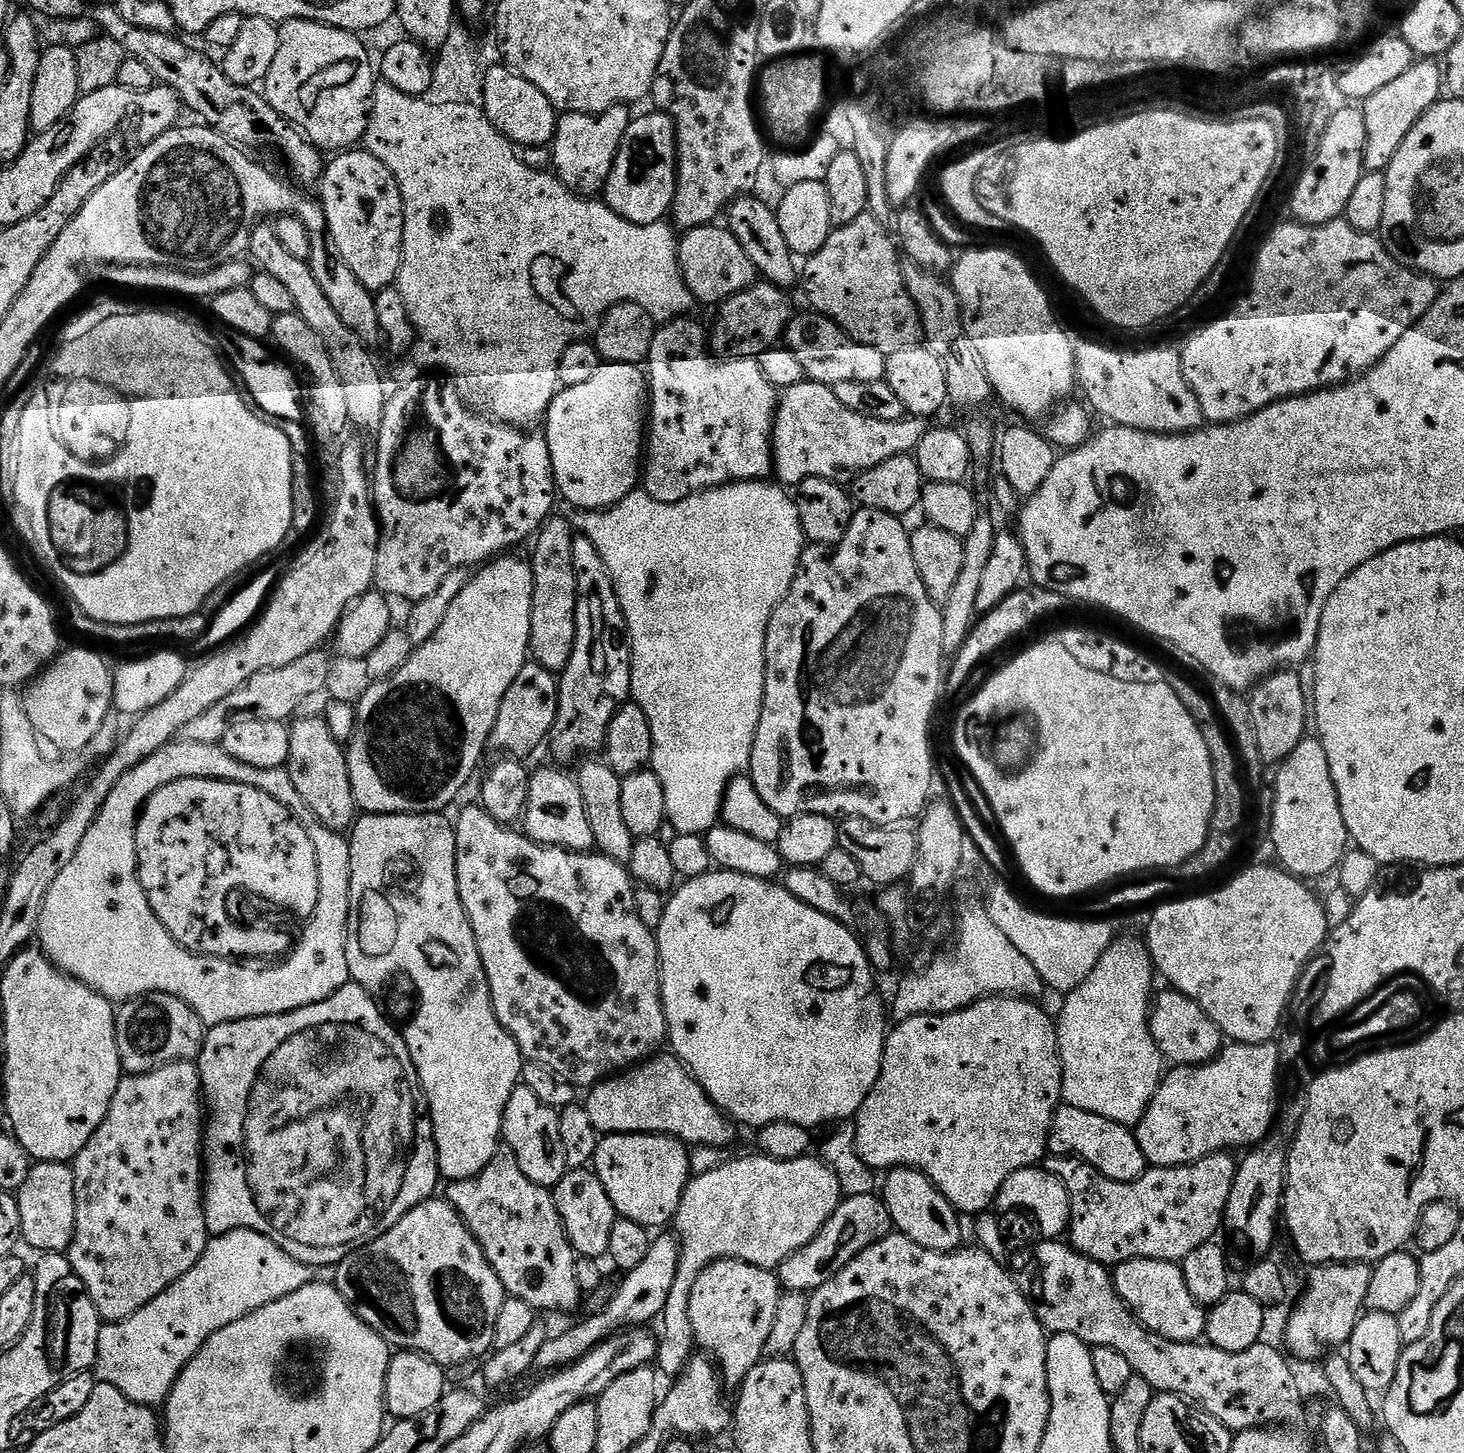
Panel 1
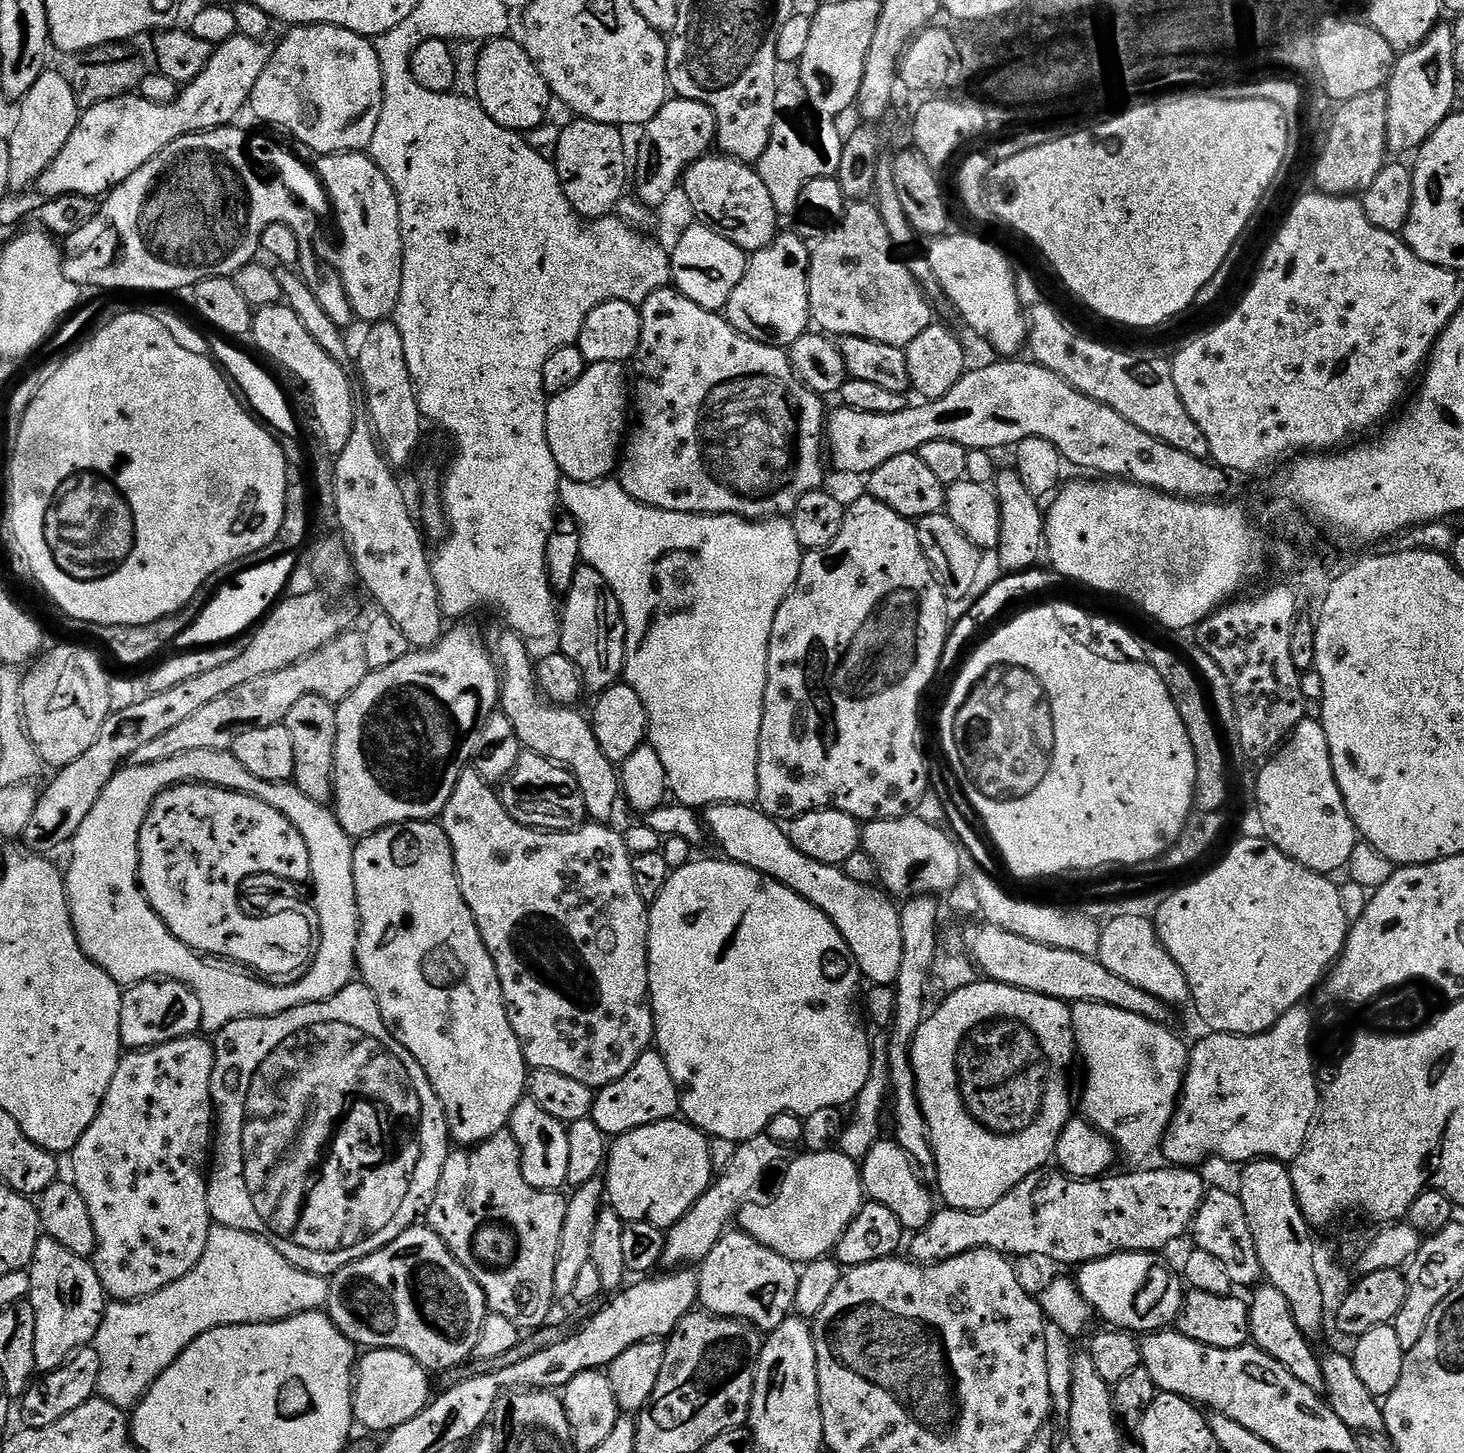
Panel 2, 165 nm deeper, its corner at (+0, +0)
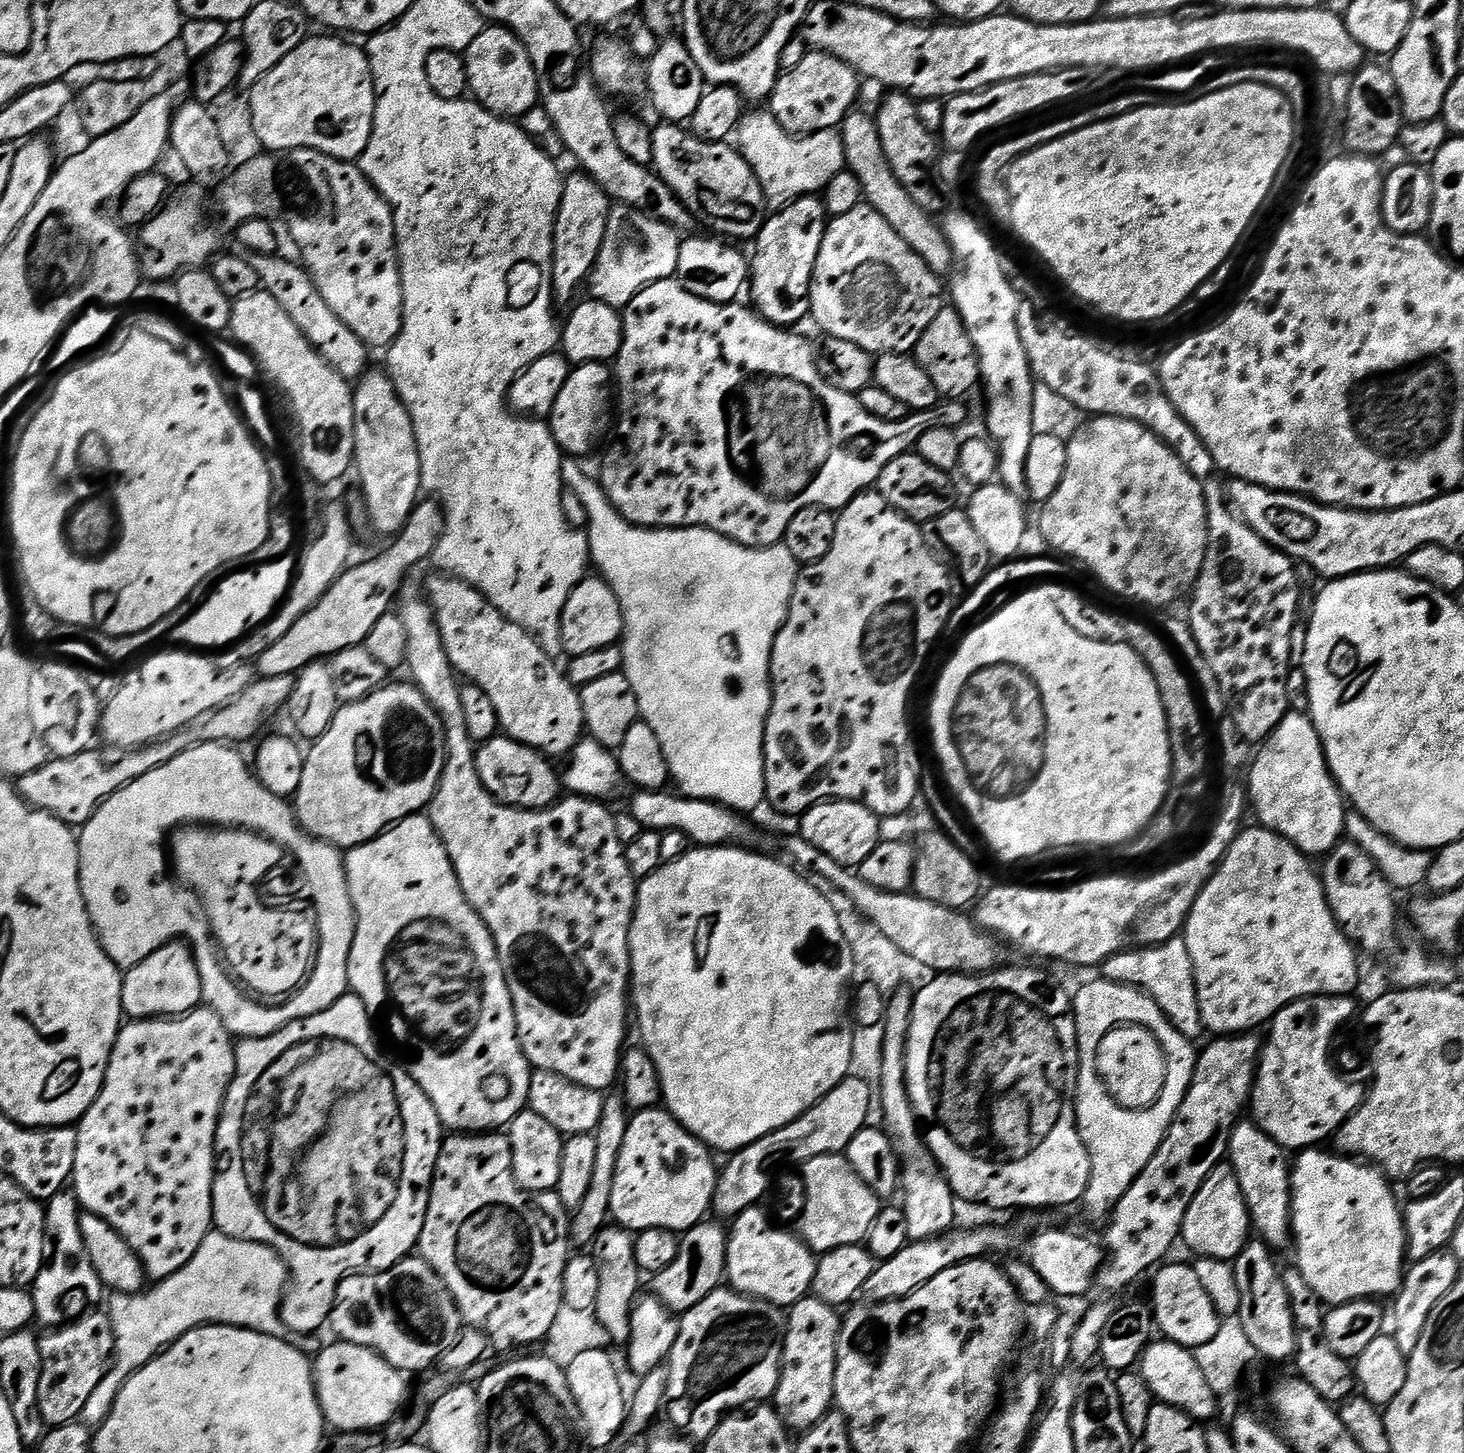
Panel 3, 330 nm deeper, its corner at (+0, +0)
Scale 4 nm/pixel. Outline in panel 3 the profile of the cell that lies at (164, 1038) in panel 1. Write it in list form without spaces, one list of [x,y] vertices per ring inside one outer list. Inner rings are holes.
[[[171,940],[166,946],[154,950],[150,958],[142,958],[138,966],[124,972],[122,1006],[128,1020],[159,1020],[186,1016],[201,1007],[204,999],[198,962],[187,943],[179,940]]]

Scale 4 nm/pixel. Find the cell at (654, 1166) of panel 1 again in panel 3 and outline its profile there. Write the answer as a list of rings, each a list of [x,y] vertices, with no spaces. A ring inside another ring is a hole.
[[[659,1107],[645,1108],[637,1111],[635,1115],[629,1119],[628,1129],[626,1130],[626,1138],[622,1141],[622,1154],[618,1154],[618,1170],[614,1170],[614,1190],[610,1194],[610,1206],[612,1207],[610,1216],[619,1227],[628,1229],[629,1232],[635,1234],[645,1232],[651,1228],[665,1228],[677,1234],[683,1234],[688,1229],[693,1228],[696,1224],[701,1223],[705,1219],[704,1215],[709,1215],[712,1207],[712,1199],[716,1193],[716,1182],[718,1179],[718,1171],[712,1161],[712,1152],[708,1145],[704,1144],[693,1136],[691,1132],[687,1132],[685,1128],[672,1117],[672,1113],[667,1110],[661,1110]]]

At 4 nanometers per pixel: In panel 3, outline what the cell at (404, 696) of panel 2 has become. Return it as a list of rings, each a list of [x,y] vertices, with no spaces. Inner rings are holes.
[[[405,682],[405,684],[392,683],[385,683],[383,688],[358,702],[341,706],[334,714],[334,722],[330,722],[330,730],[326,730],[326,734],[318,737],[311,747],[307,749],[304,758],[302,782],[298,786],[294,797],[296,817],[300,819],[300,825],[305,832],[317,836],[320,840],[324,840],[327,844],[333,844],[335,848],[341,850],[362,846],[366,842],[373,840],[375,836],[379,836],[381,832],[386,831],[391,825],[397,824],[400,820],[423,813],[431,804],[434,794],[438,790],[438,782],[442,778],[442,770],[446,766],[446,734],[442,726],[442,718],[434,710],[434,706],[430,706],[430,702],[416,689],[415,684],[411,682]]]

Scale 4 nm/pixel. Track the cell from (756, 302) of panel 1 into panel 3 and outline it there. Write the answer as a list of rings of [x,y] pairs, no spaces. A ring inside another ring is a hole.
[[[819,195],[803,196],[794,203],[787,204],[785,208],[773,211],[765,219],[760,233],[754,237],[756,244],[756,257],[750,260],[750,292],[752,288],[751,307],[766,322],[776,325],[778,328],[791,329],[792,324],[799,322],[803,316],[809,315],[808,295],[812,285],[814,266],[818,258],[818,250],[822,246],[824,229],[826,227],[826,213],[823,199]]]

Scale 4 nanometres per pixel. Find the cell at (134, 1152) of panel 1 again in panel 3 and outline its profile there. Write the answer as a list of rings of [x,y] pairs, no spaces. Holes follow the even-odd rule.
[[[201,1006],[186,1016],[174,1016],[171,1018],[161,1018],[159,1020],[128,1020],[121,1027],[118,1038],[114,1042],[114,1050],[110,1054],[110,1062],[106,1066],[106,1078],[102,1082],[102,1090],[98,1094],[98,1098],[94,1102],[94,1106],[90,1106],[90,1110],[86,1110],[86,1114],[79,1120],[76,1133],[78,1134],[78,1154],[74,1154],[74,1170],[72,1171],[72,1179],[70,1181],[71,1191],[76,1197],[76,1201],[81,1209],[90,1214],[98,1214],[98,1218],[102,1218],[102,1222],[110,1222],[110,1226],[114,1226],[114,1230],[118,1230],[118,1234],[122,1234],[122,1238],[126,1238],[126,1242],[130,1246],[130,1250],[134,1250],[134,1254],[139,1258],[141,1266],[144,1268],[144,1275],[149,1281],[159,1282],[170,1278],[170,1274],[174,1274],[178,1270],[182,1270],[182,1266],[186,1266],[190,1262],[190,1258],[194,1258],[194,1254],[198,1250],[198,1246],[202,1246],[202,1238],[206,1238],[209,1232],[213,1231],[212,1223],[212,1191],[214,1190],[214,1178],[216,1177],[216,1131],[218,1130],[218,1122],[220,1121],[220,1111],[224,1109],[224,1099],[228,1093],[230,1082],[236,1073],[236,1044],[234,1038],[226,1030],[226,1026],[222,1026],[222,1018],[218,1018],[218,1014],[214,1014],[214,1010],[207,1006]]]

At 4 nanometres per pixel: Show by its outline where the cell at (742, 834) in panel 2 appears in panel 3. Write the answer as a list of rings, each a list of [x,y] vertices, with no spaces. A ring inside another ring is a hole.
[[[644,789],[635,791],[632,795],[633,798],[628,805],[628,811],[631,815],[636,818],[643,829],[649,831],[665,832],[670,829],[678,830],[679,832],[685,833],[689,841],[692,841],[699,847],[721,847],[732,844],[742,844],[750,834],[752,828],[745,821],[747,820],[743,815],[736,813],[733,809],[725,808],[721,804],[716,804],[709,800],[694,800],[689,797],[675,794],[672,796],[666,794],[667,791],[661,790],[658,792],[650,792]]]

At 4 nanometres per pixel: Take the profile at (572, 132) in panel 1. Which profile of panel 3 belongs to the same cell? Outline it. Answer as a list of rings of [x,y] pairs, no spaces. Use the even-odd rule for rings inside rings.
[[[569,175],[564,181],[562,202],[552,235],[552,292],[559,305],[568,303],[580,284],[589,279],[606,236],[608,216],[614,207],[613,201],[592,181],[591,176],[579,175]]]

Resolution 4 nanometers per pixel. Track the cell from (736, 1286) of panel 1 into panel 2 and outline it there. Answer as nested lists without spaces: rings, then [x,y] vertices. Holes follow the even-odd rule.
[[[739,1230],[725,1231],[714,1250],[710,1250],[707,1258],[700,1261],[698,1275],[698,1304],[703,1311],[714,1316],[742,1320],[764,1334],[782,1326],[784,1319],[793,1315],[796,1307],[794,1294],[798,1294],[800,1277],[797,1265]]]

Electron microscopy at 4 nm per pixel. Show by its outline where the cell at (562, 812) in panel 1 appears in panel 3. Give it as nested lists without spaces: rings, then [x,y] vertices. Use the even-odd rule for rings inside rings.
[[[497,734],[476,749],[478,774],[492,797],[512,808],[551,808],[562,796],[562,776],[536,749]]]

